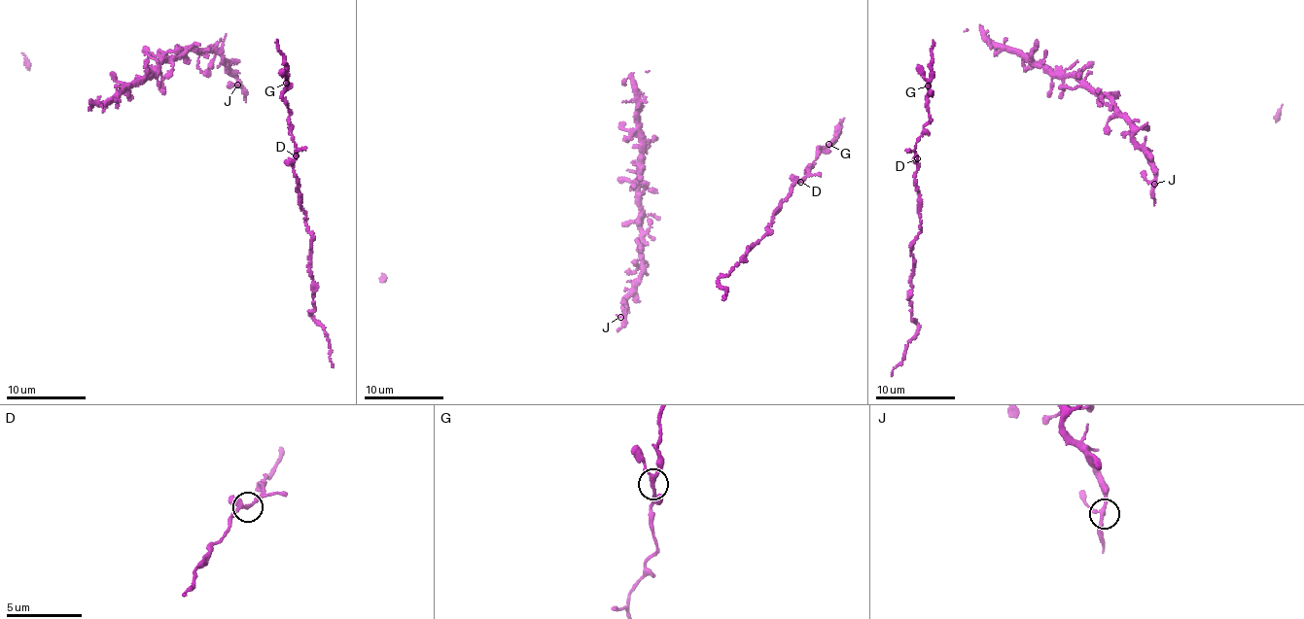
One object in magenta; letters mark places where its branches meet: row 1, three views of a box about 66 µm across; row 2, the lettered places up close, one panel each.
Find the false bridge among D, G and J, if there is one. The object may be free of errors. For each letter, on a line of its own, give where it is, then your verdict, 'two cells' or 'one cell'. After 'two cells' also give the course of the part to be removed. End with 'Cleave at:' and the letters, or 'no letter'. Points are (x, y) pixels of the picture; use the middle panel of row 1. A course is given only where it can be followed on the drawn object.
D: place (800, 182); one cell
G: place (828, 144); one cell
J: place (620, 317); one cell
Cleave at: no letter

